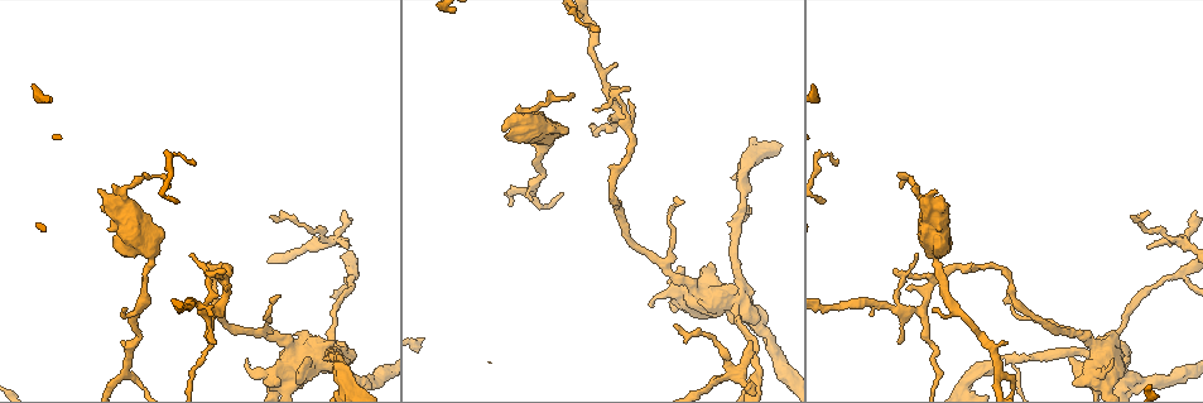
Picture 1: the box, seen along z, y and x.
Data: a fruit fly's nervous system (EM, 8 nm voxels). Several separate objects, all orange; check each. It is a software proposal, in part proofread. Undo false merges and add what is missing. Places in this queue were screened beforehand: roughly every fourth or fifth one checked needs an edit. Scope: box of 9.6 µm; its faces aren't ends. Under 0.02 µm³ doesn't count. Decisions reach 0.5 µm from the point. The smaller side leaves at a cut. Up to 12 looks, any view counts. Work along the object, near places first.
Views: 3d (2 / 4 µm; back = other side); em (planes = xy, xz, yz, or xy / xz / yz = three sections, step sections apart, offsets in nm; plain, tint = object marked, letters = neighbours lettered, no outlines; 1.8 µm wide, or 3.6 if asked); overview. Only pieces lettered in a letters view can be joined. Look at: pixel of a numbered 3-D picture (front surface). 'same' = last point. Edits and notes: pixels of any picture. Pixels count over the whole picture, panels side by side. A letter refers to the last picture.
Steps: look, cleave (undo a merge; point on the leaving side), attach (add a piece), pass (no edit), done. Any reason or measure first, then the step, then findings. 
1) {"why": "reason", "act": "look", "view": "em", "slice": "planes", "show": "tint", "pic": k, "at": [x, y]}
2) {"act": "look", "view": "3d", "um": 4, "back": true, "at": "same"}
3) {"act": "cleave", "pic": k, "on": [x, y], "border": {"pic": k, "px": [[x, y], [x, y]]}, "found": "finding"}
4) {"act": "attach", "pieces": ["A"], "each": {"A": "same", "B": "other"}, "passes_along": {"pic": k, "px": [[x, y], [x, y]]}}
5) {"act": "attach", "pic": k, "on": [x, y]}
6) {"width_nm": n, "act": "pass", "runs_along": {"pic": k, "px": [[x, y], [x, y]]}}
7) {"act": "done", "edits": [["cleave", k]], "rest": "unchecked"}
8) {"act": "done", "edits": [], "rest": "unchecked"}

{"why": "side arm on a straight run", "act": "look", "view": "em", "slice": "xz", "step": 16, "show": "tint", "pic": 1, "at": [741, 207]}

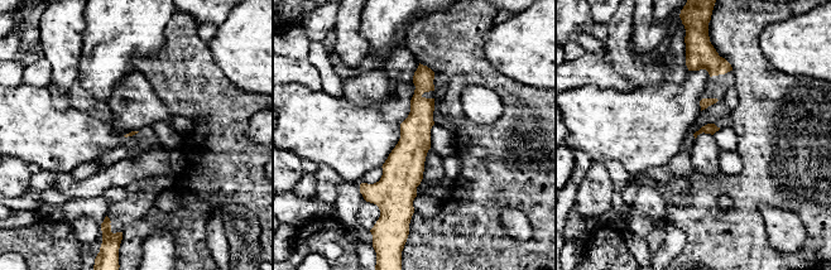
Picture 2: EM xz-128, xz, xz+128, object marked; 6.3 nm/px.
{"act": "look", "view": "em", "slice": "planes", "show": "letters", "at": "same"}

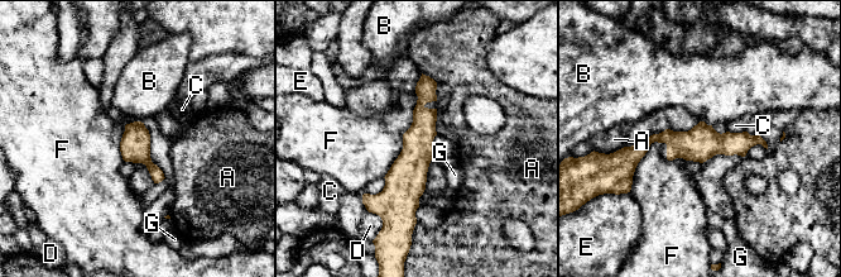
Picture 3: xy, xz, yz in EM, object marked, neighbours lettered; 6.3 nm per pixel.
{"act": "pass", "each": {"A": "other", "B": "other", "C": "other", "D": "other", "E": "other", "F": "other", "G": "other"}, "runs_along": {"pic": 3, "px": [[426, 79], [409, 170], [411, 218]]}, "found": "all the same cell"}

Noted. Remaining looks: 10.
{"why": "thin end", "act": "look", "view": "em", "slice": "planes", "show": "tint", "pic": 1, "at": [347, 248]}

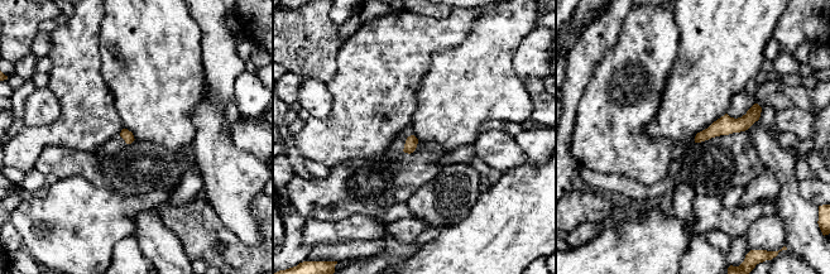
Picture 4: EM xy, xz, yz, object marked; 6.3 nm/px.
{"why": "see the neighbours", "act": "look", "view": "em", "slice": "planes", "show": "letters", "at": "same"}

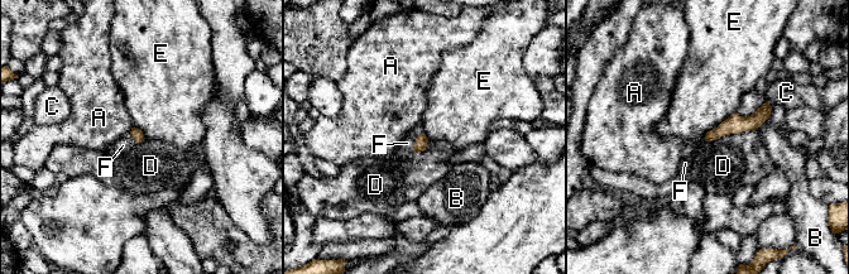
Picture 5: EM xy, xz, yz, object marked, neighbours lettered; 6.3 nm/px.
{"act": "attach", "pieces": ["F"], "each": {"A": "other", "B": "other", "C": "other", "D": "other", "E": "other", "F": "same"}, "passes_along": {"pic": 5, "px": [[421, 142], [416, 140], [407, 143]]}, "found": "it goes on there"}

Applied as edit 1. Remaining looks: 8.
{"why": "redraw", "act": "look", "view": "overview"}

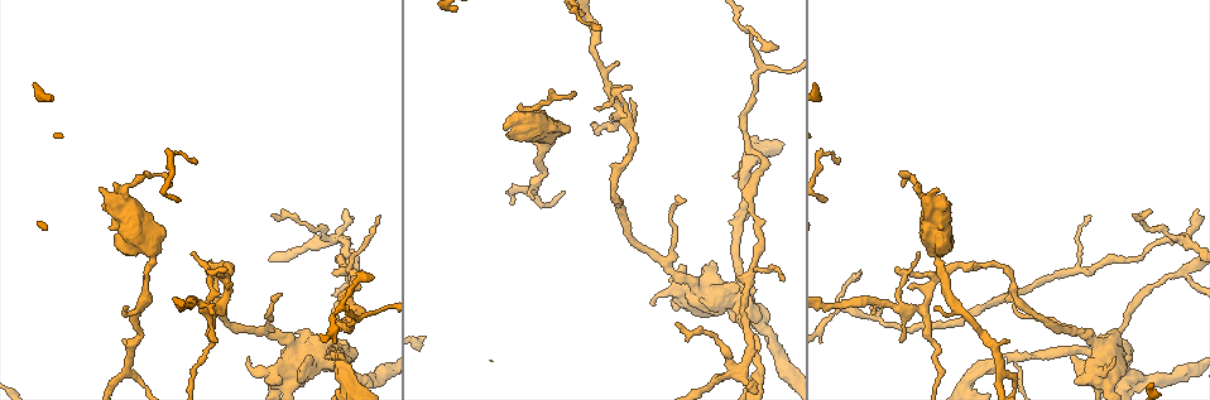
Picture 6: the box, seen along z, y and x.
{"why": "four or more arms meet", "act": "look", "view": "3d", "um": 4, "back": true, "pic": 6, "at": [735, 303]}

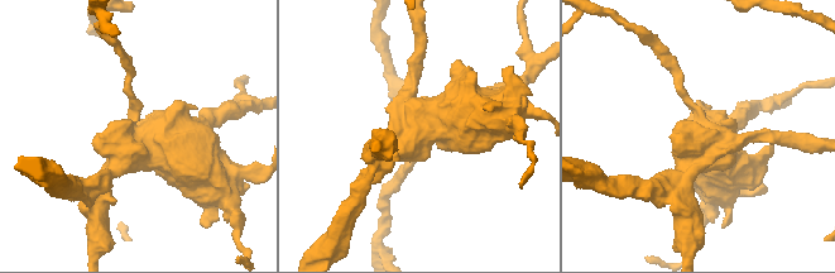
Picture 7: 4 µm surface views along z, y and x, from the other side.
{"act": "look", "view": "em", "um": 3.6, "slice": "planes", "show": "letters", "pic": 7, "at": [135, 124]}

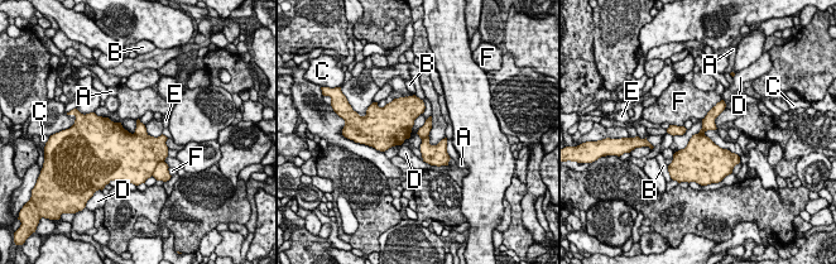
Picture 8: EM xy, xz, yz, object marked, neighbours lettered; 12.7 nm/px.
{"width_nm": 180, "act": "cleave", "pic": 8, "on": [161, 173], "each": {"A": "other", "B": "other", "C": "other", "D": "other", "E": "other", "F": "other"}, "border": {"pic": 8, "px": [[163, 161], [152, 172]]}, "found": "two cells meet here"}

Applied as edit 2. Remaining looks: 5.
{"why": "free end", "act": "look", "view": "3d", "um": 4, "pic": 6, "at": [1115, 356]}

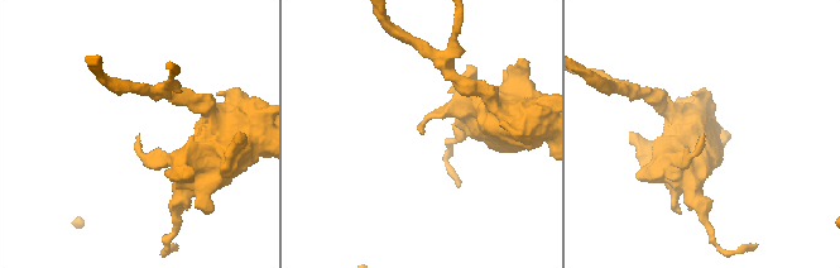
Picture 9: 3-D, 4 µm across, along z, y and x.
{"why": "now the EM", "act": "look", "view": "em", "slice": "yz", "step": 16, "show": "letters", "pic": 9, "at": [419, 132]}

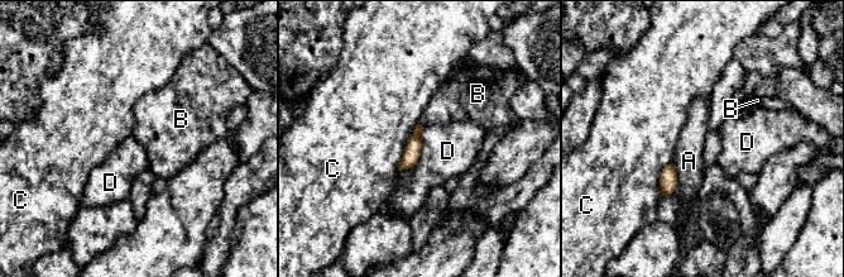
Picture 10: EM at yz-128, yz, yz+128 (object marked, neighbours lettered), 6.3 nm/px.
{"act": "look", "view": "em", "slice": "planes", "show": "letters", "at": "same"}

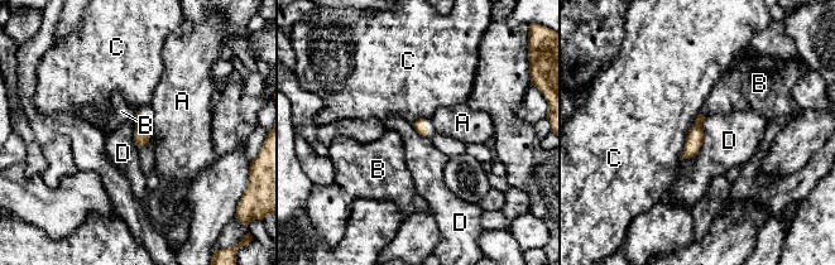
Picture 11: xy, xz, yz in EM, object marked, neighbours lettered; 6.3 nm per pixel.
{"longest_contact_nm": ["C", 340], "act": "pass", "each": {"A": "other", "B": "other", "C": "other", "D": "other"}, "border": {"pic": 11, "px": [[705, 117], [700, 149], [680, 160]]}, "found": "no lettered piece goes on from it"}

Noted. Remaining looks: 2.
{"why": "tapers out", "act": "look", "view": "3d", "um": 4, "pic": 6, "at": [370, 279]}

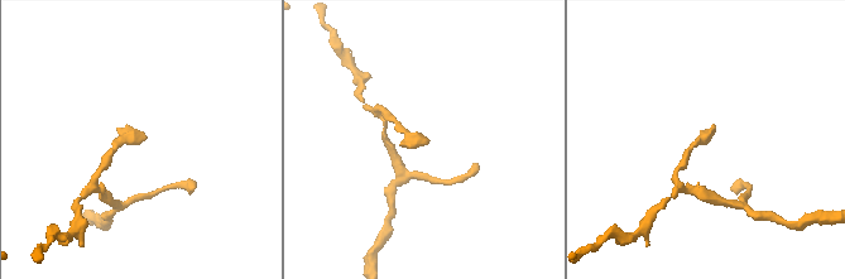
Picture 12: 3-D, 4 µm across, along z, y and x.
{"why": "shape alone is not enough", "act": "look", "view": "em", "slice": "planes", "show": "letters", "pic": 12, "at": [709, 138]}

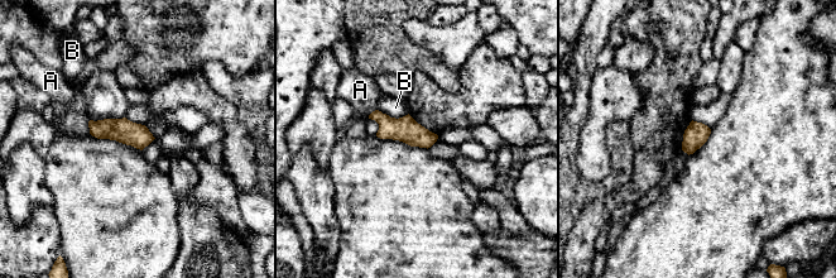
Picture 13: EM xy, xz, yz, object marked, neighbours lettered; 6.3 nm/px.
{"longest_contact_nm": ["B", 200], "act": "pass", "each": {"A": "other", "B": "other"}, "border": {"pic": 13, "px": [[378, 109], [395, 118], [408, 114]]}, "found": "none of them fits"}

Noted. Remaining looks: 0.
{"act": "done", "edits": [["attach", 5], ["cleave", 8]], "rest": "unchecked"}

